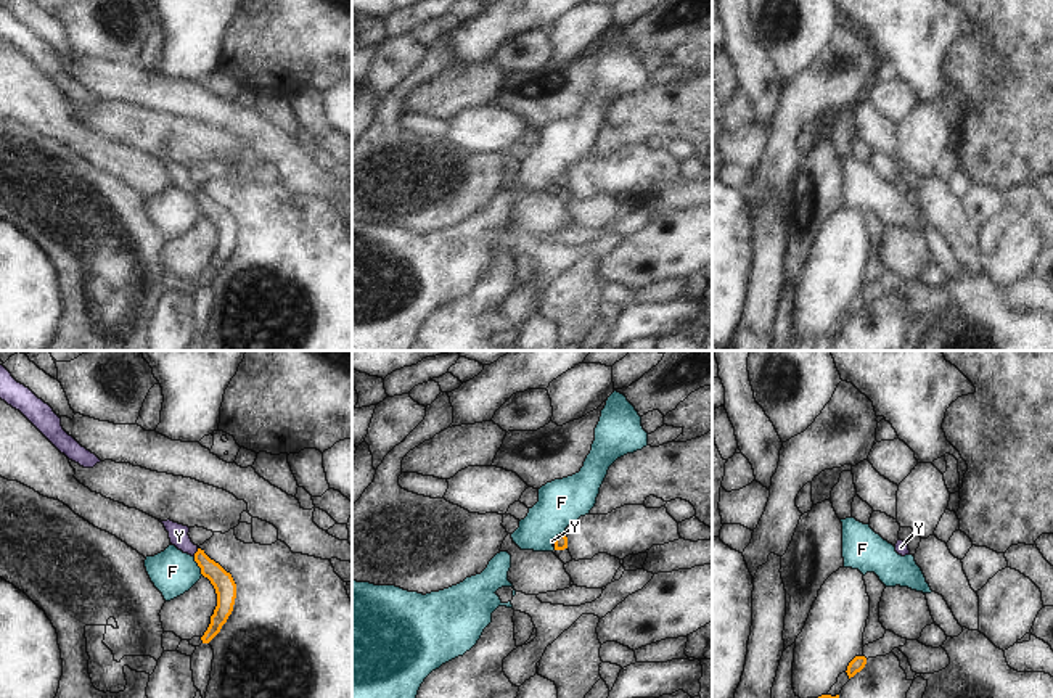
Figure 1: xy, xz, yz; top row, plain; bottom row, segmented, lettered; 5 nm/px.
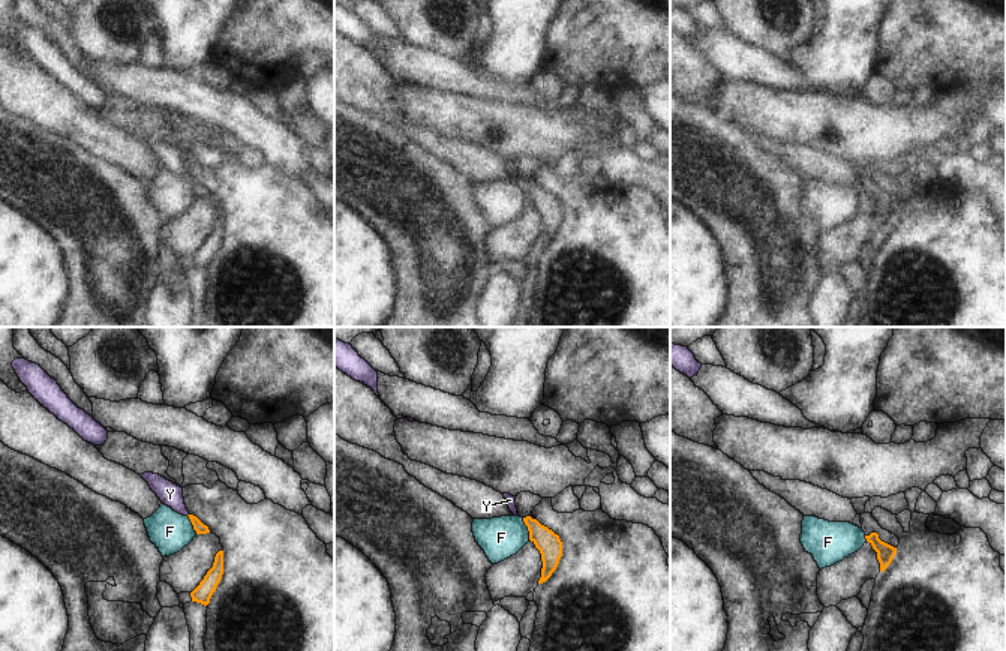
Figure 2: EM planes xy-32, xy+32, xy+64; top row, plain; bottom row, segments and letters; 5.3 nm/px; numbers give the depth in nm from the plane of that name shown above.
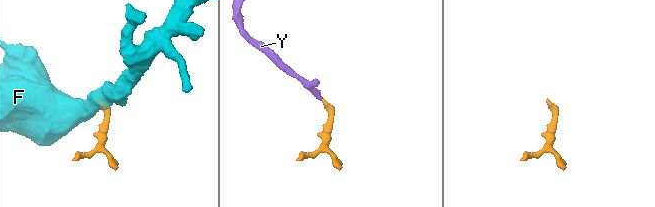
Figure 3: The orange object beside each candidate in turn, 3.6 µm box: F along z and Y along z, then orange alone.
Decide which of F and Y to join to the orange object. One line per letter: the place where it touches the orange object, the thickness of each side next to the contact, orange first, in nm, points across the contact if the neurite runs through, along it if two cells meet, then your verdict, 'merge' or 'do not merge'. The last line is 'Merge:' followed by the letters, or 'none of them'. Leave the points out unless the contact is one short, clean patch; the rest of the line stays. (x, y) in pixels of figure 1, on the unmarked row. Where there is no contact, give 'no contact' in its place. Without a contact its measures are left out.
F: xy (198, 205) | 110/220 nm | along xy (193, 197), (203, 214) | do not merge
Y: xy (196, 192) | 110/100 nm | across xy (222, 221), (196, 192), (179, 176) | merge
Merge: Y

